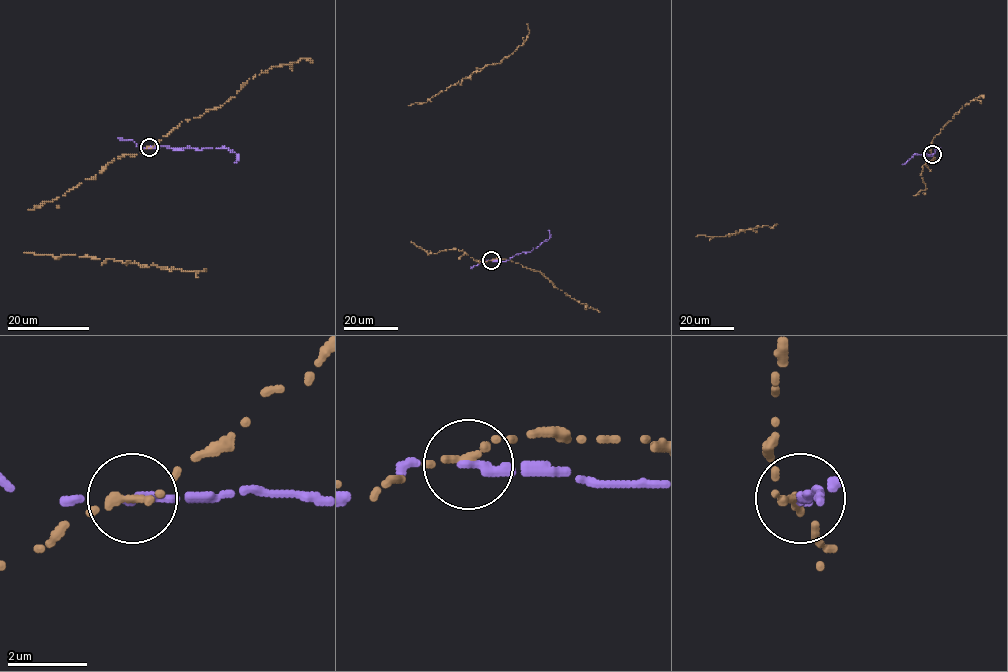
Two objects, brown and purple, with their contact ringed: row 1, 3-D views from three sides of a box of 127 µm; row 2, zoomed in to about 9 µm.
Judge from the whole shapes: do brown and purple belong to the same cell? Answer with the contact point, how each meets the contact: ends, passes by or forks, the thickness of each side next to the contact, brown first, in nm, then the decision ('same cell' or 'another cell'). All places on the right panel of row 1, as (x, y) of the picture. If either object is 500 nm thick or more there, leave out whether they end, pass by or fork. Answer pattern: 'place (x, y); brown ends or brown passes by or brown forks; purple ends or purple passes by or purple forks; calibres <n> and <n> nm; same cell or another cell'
place (932, 154); brown passes by; purple passes by; calibres 180 and 180 nm; another cell

